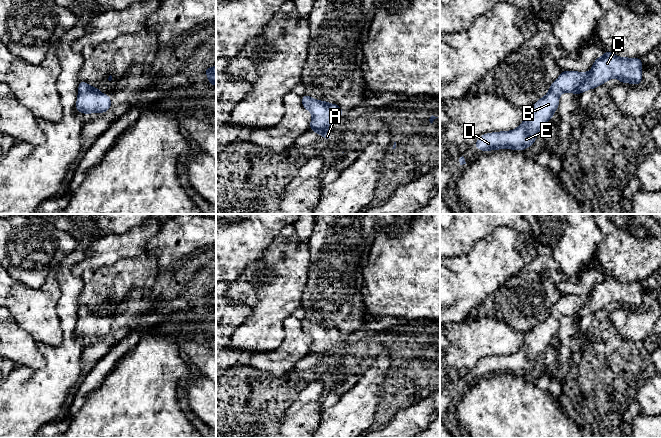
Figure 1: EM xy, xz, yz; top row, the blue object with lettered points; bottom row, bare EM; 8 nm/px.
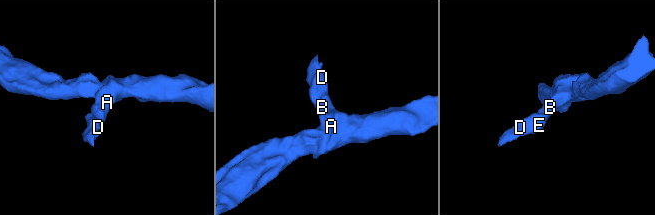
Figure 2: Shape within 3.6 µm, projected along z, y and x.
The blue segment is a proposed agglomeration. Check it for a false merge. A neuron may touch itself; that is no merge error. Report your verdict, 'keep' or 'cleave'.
keep

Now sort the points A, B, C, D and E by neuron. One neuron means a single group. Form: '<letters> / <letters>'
A B C D E

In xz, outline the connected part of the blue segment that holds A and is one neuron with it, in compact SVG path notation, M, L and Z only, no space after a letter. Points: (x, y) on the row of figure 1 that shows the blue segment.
M307 94L301 98L303 108L310 111L312 115L310 130L329 141L332 137L327 127L339 119L345 112L336 103L330 104L327 101L316 100Z

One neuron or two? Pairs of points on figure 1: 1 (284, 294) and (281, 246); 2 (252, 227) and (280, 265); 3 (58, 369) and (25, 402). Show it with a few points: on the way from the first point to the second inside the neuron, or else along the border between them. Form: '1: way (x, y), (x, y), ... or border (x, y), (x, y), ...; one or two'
1: way (281, 282), (281, 258); one
2: border (282, 230), (273, 239), (264, 253), (249, 263); two
3: way (51, 377), (33, 395); one

